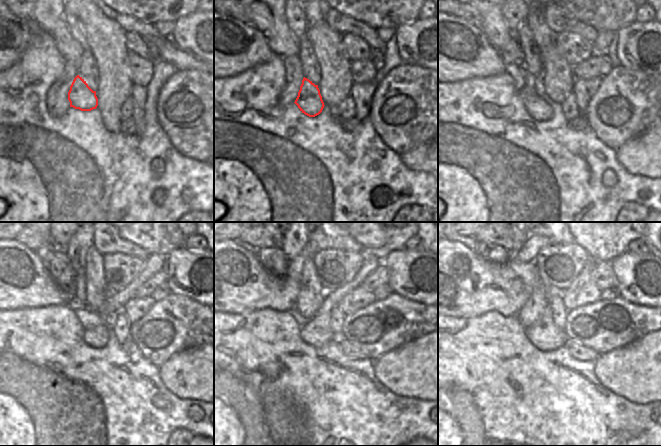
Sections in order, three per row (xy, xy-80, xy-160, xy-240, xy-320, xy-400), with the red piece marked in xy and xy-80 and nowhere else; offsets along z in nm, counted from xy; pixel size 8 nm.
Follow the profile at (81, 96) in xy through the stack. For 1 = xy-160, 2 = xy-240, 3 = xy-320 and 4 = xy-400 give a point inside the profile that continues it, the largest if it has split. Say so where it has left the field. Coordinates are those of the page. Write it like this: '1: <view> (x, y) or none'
1: xy-160 (536, 106)
2: xy-240 (97, 337)
3: xy-320 (317, 332)
4: xy-400 (544, 334)

